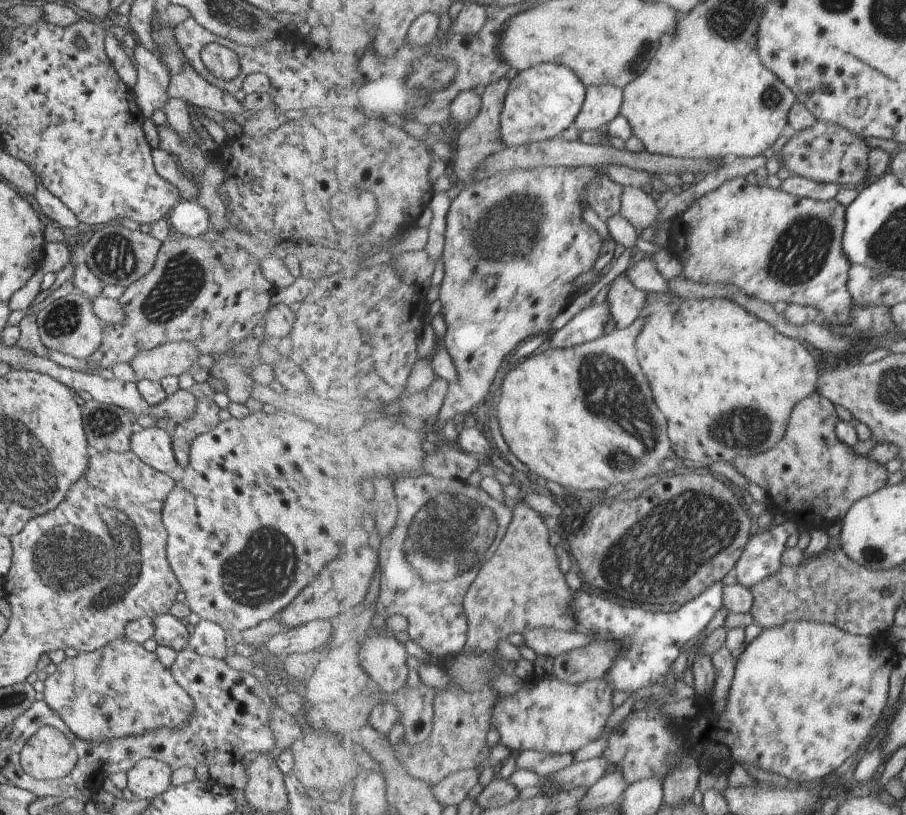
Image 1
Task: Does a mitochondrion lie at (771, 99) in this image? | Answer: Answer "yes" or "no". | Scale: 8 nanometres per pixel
yes

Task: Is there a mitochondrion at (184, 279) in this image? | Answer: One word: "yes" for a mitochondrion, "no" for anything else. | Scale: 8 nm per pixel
yes

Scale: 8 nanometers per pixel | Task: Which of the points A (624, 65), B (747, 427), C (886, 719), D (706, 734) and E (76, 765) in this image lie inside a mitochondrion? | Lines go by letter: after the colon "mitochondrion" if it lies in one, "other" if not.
A: mitochondrion
B: mitochondrion
C: other
D: other
E: other

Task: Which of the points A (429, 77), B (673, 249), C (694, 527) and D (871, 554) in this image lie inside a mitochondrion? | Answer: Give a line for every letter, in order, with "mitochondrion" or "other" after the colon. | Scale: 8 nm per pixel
A: mitochondrion
B: other
C: mitochondrion
D: mitochondrion

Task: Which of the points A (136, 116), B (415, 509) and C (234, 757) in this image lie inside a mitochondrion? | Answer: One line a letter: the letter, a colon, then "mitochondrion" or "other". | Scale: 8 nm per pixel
A: other
B: mitochondrion
C: other

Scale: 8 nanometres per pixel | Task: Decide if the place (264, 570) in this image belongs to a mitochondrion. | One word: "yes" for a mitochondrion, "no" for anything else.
yes

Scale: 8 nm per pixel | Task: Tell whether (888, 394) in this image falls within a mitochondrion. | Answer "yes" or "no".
yes

